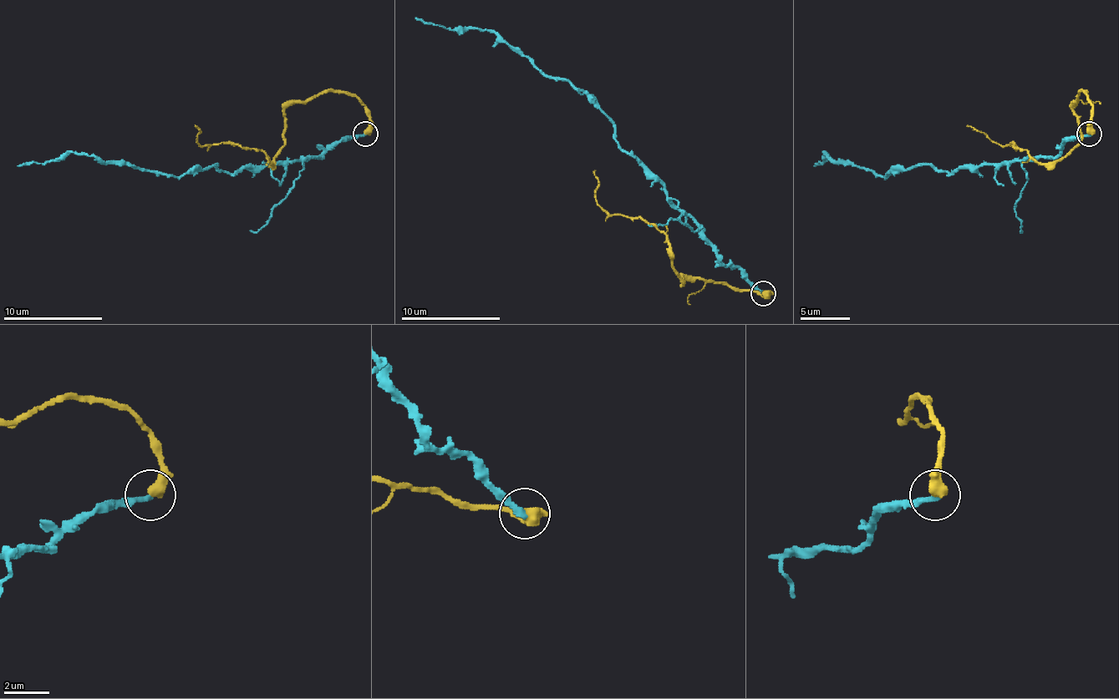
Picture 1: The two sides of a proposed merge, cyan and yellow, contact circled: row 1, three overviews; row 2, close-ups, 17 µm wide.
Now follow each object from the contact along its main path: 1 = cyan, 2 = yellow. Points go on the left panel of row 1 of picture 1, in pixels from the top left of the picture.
1: (365, 133), (346, 135), (321, 158), (226, 173), (209, 165), (174, 178), (87, 153), (17, 165)
2: (365, 133), (358, 100), (323, 90), (283, 110), (271, 163), (254, 148), (201, 145), (194, 125)

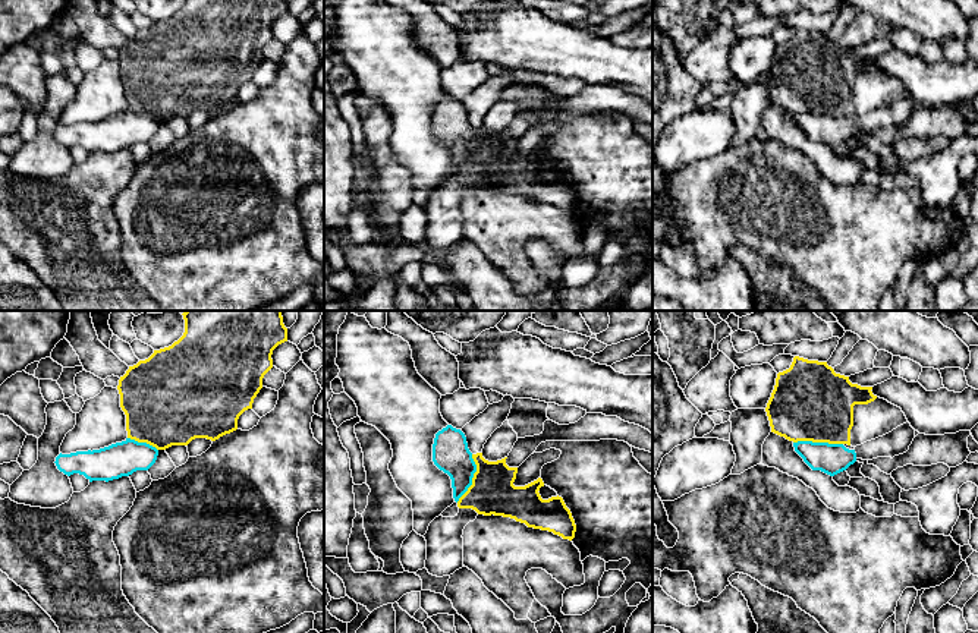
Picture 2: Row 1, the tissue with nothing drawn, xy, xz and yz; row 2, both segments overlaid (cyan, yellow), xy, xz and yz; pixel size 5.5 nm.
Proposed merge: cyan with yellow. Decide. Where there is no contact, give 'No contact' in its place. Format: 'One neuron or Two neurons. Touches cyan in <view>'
Two neurons. Touches cyan in yz

